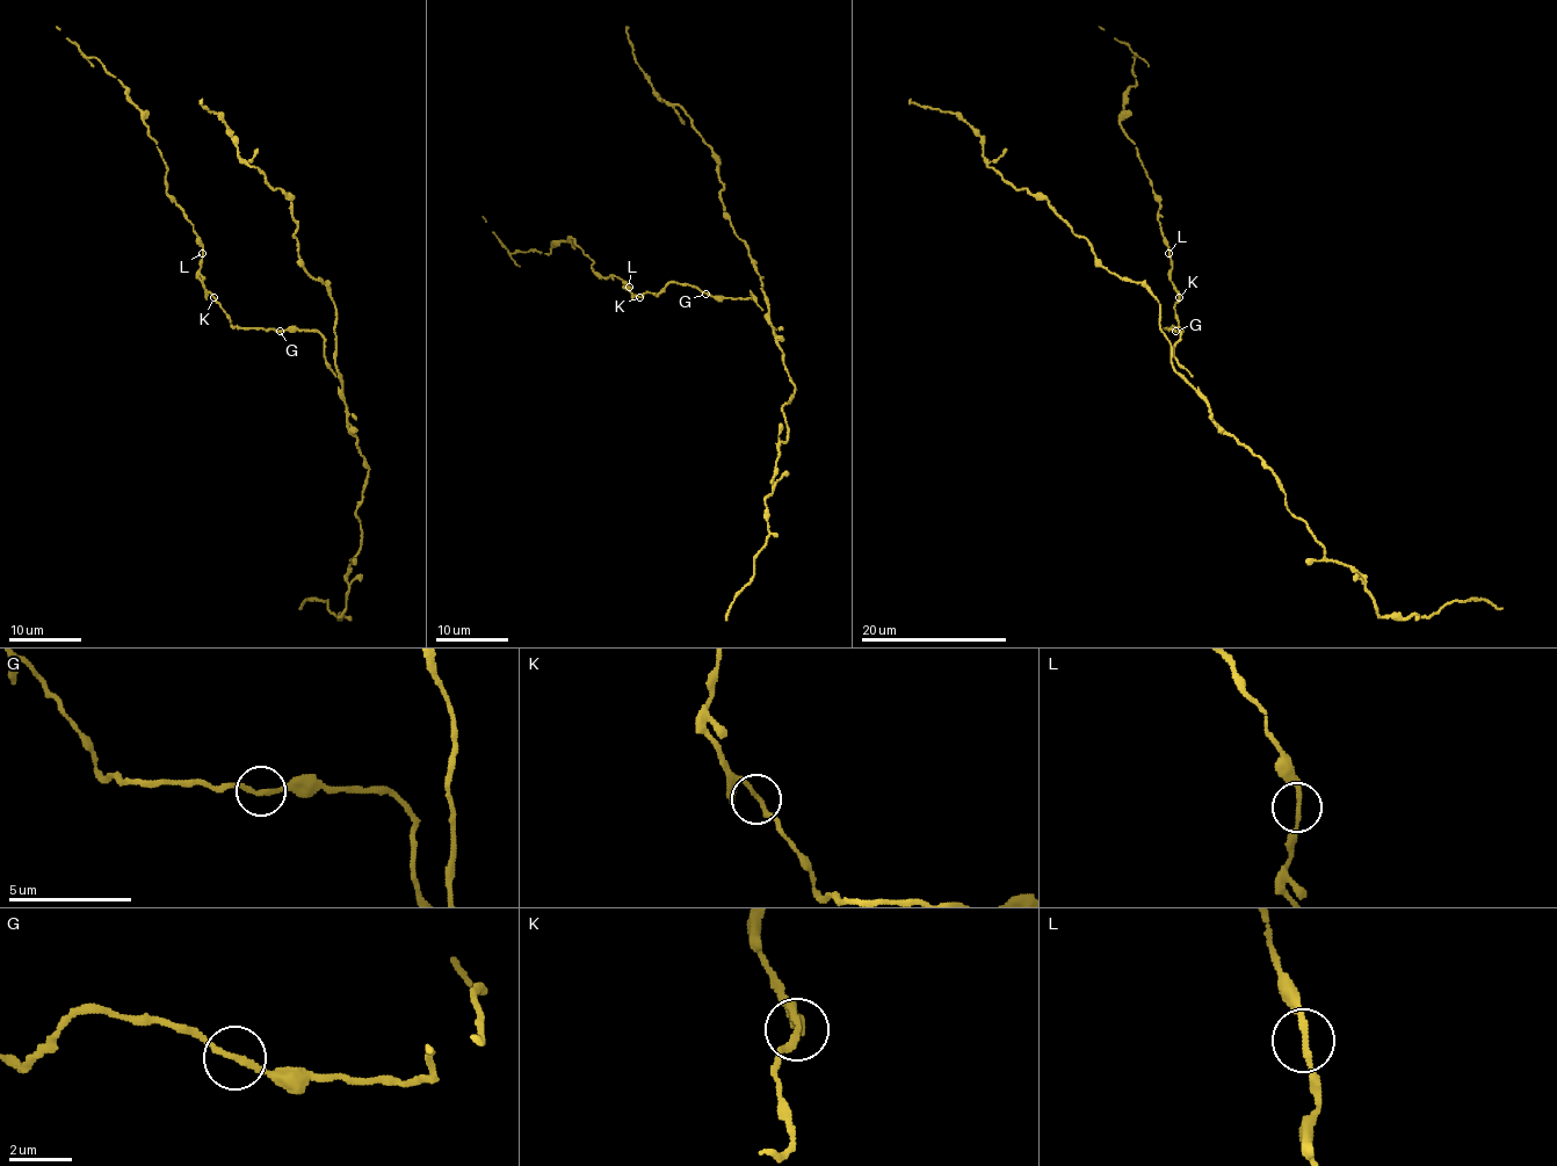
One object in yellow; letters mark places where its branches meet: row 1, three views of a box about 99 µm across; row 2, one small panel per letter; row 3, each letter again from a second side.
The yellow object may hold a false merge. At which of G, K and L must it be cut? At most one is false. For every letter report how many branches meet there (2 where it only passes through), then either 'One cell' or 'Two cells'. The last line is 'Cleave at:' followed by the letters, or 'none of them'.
G: Branches: 2. One cell
K: Branches: 2. One cell
L: Branches: 2. One cell
Cleave at: none of them

